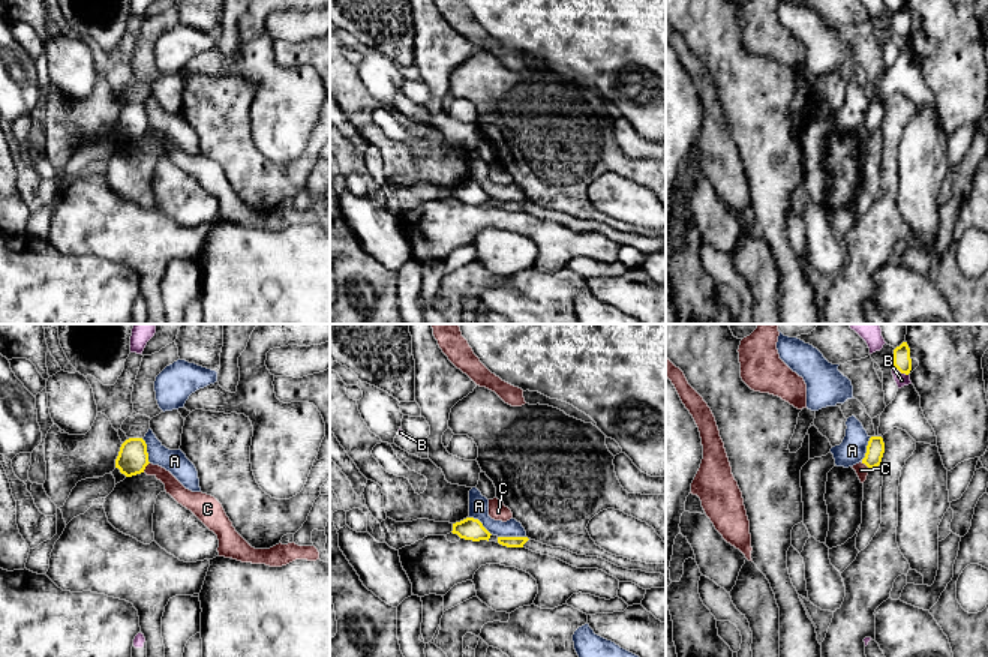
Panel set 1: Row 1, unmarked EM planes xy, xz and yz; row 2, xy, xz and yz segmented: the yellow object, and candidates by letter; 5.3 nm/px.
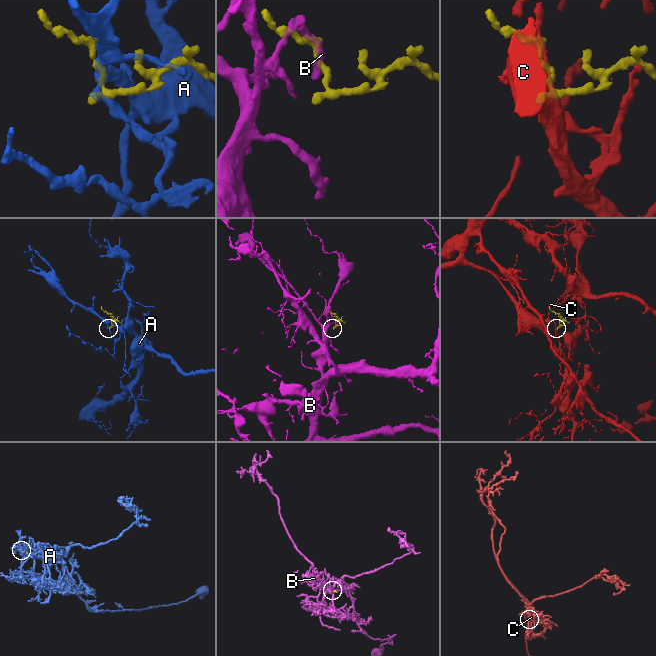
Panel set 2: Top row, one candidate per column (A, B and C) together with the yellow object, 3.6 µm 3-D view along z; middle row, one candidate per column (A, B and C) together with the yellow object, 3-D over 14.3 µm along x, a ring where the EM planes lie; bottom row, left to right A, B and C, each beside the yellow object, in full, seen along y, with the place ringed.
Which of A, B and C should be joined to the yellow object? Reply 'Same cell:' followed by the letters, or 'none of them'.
Same cell: none of them

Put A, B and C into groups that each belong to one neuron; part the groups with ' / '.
A / B / C

